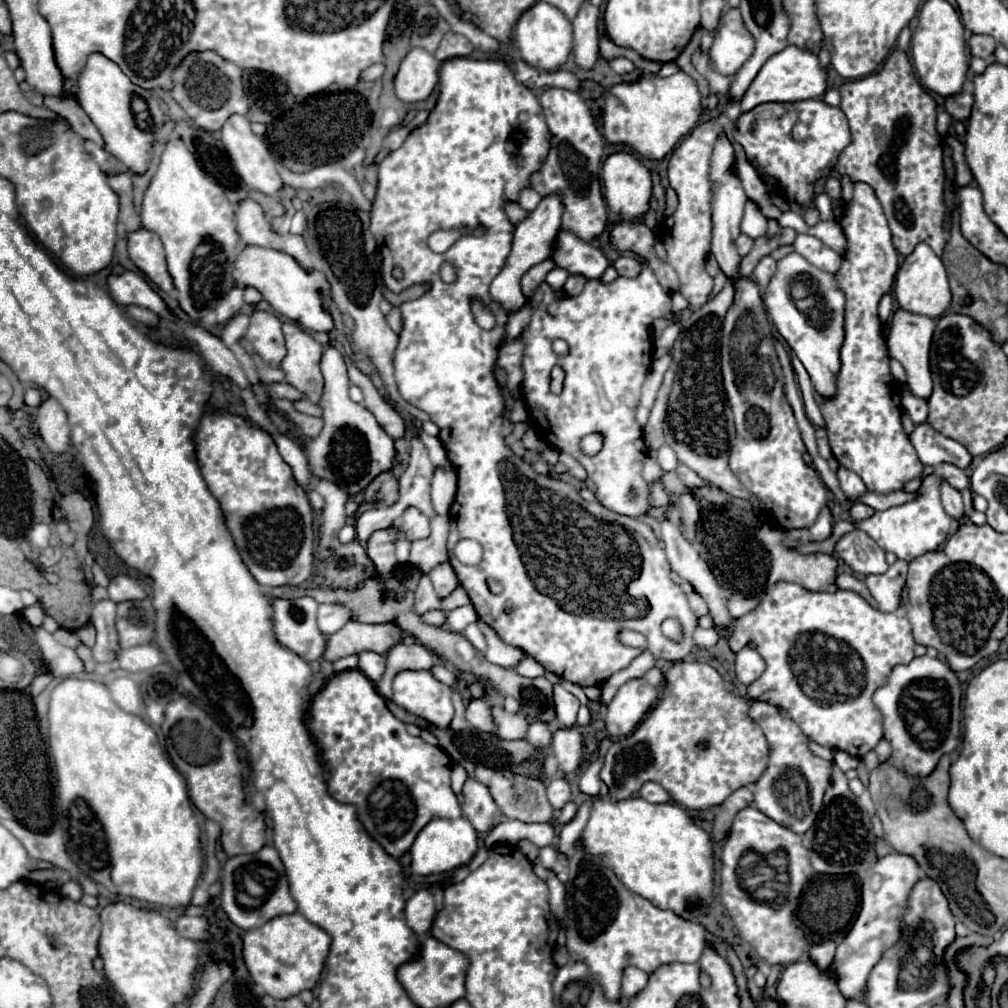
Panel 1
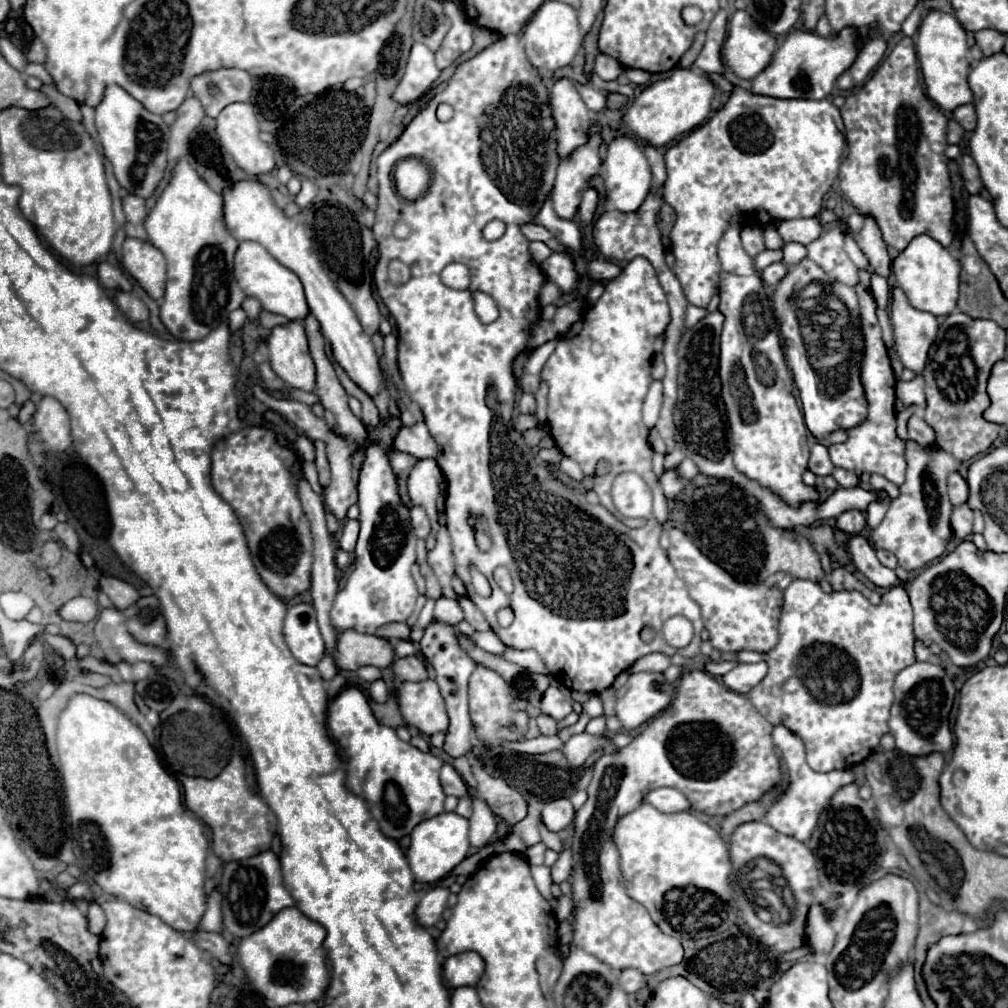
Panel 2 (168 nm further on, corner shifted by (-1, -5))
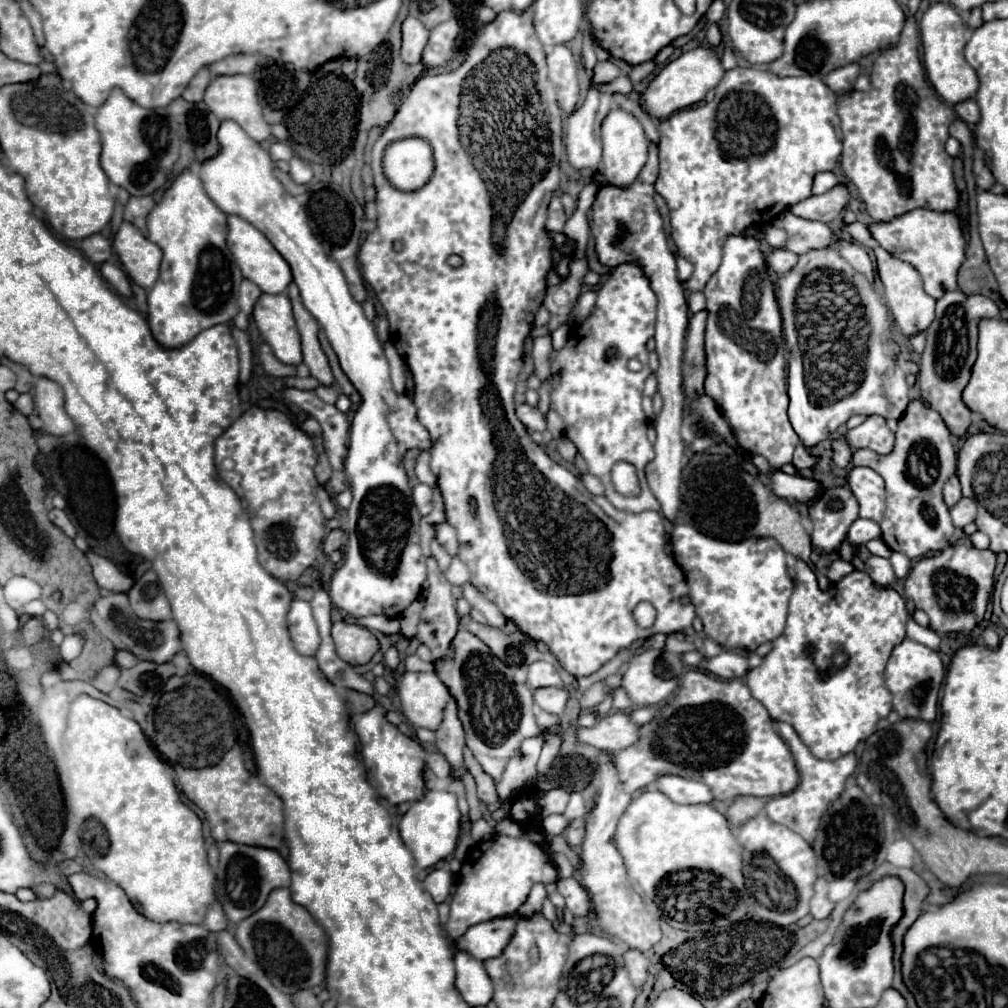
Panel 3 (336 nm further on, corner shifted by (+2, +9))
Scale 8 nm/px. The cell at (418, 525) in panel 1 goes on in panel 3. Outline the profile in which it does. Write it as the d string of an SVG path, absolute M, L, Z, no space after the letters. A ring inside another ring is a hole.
M418 483L414 487L414 505L422 517L432 511L432 489L428 485Z

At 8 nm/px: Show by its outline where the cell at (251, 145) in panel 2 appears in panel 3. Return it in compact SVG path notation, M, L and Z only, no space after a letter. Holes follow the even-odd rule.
M238 75L238 77L214 77L204 93L204 103L208 109L220 119L220 121L236 121L248 137L252 137L258 143L264 143L270 139L270 125L262 117L262 107L256 93L256 81L252 75Z

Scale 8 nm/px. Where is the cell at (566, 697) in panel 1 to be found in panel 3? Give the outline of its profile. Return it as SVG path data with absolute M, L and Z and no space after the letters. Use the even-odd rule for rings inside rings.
M536 661L530 665L530 671L528 671L528 687L530 689L540 689L540 687L562 689L564 683L562 683L560 673L556 671L554 665L550 665L546 661Z

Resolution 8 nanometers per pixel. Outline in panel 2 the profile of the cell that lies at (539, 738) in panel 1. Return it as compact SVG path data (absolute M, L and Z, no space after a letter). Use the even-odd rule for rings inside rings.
M539 715L537 717L537 725L541 729L543 735L549 735L549 733L557 733L557 721L549 715Z

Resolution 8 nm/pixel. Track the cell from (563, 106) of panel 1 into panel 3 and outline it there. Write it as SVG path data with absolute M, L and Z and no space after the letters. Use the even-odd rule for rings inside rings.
M556 45L554 51L548 55L548 75L558 91L558 105L560 109L570 115L578 103L578 61L570 53L566 45Z

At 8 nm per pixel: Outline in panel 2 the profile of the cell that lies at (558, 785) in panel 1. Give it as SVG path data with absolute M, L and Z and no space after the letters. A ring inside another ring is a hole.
M555 799L543 807L541 821L549 831L559 833L573 823L573 815L575 815L575 811L573 811L573 805L569 799Z

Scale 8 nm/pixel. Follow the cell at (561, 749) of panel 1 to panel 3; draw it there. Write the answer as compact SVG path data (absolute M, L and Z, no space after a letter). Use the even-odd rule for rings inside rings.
M628 713L604 715L594 727L576 727L576 737L602 751L618 751L638 739L638 727L628 719Z

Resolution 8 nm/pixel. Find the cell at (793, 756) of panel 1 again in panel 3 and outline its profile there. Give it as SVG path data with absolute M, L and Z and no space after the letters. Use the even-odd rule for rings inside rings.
M780 721L778 723L778 731L782 735L782 739L788 743L792 755L794 755L794 761L796 761L796 769L800 773L800 781L796 785L796 789L790 793L790 795L784 795L784 797L772 797L768 803L766 803L766 815L780 823L780 825L786 825L788 829L792 829L794 833L802 835L808 843L814 841L814 833L818 831L818 821L820 817L824 815L824 811L828 809L830 801L838 799L838 795L842 793L844 789L844 783L846 779L854 773L858 761L856 761L856 755L854 753L848 753L846 757L840 757L836 761L822 761L822 759L816 759L810 749L800 741L798 733L794 731L792 725Z

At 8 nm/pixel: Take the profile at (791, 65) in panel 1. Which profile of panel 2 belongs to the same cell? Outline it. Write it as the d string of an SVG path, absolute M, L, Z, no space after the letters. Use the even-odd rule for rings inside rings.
M845 27L835 37L793 29L781 41L771 65L751 81L751 91L779 99L825 99L831 95L837 77L853 65L861 45L863 39L857 35L855 27Z

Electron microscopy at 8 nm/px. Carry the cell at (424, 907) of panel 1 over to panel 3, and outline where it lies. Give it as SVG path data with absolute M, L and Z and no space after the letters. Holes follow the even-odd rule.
M434 869L428 873L428 877L422 881L422 887L432 895L434 903L442 903L452 887L452 873L448 869Z

